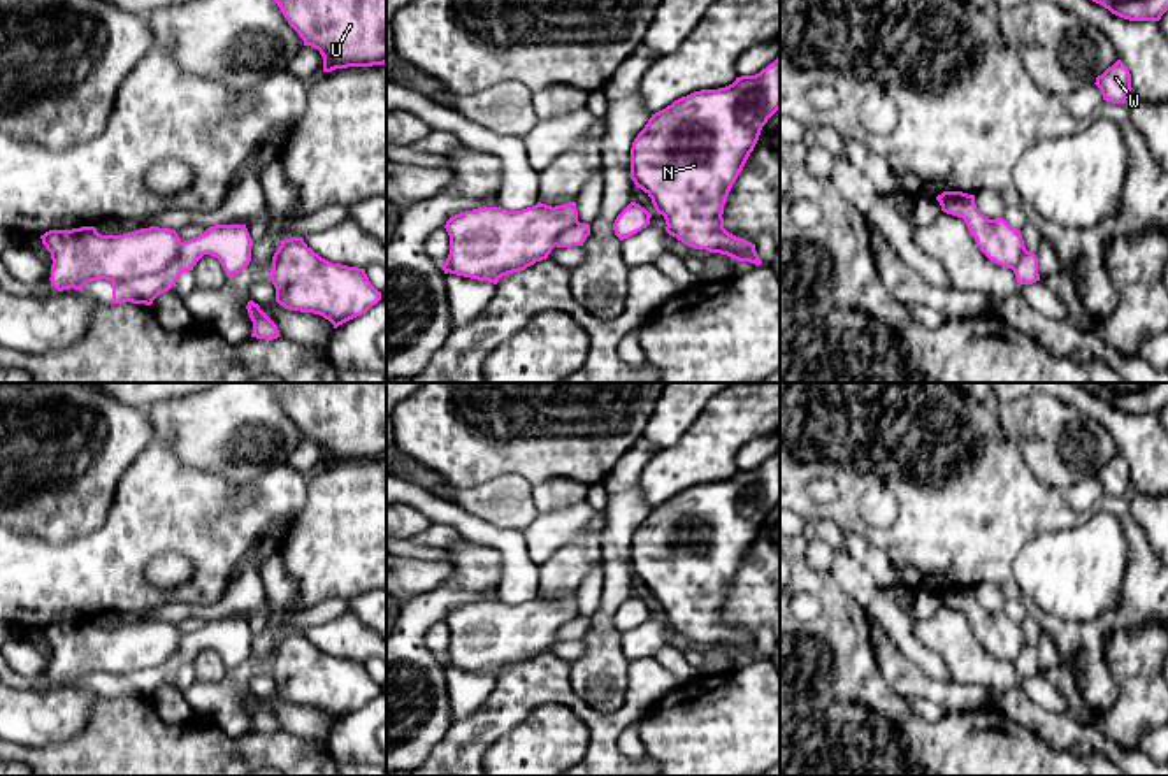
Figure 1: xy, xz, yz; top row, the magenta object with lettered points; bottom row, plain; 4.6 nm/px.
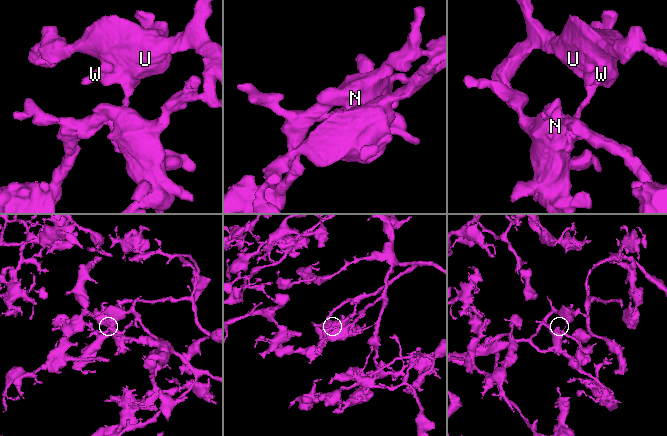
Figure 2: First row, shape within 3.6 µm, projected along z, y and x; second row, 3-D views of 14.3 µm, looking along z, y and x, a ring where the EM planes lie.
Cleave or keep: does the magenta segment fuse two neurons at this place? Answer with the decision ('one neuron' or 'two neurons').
one neuron

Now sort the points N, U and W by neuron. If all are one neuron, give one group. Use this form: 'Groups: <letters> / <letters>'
Groups: N U W

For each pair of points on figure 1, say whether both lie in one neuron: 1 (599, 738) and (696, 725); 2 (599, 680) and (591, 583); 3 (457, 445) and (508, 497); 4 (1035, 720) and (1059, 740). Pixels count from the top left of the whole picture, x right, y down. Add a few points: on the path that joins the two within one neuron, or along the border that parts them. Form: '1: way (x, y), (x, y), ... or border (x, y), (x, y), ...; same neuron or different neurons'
1: border (671, 690), (661, 696), (640, 717); different neurons
2: border (605, 571), (599, 606), (589, 617); different neurons
3: border (533, 485), (503, 473), (473, 487), (454, 487); different neurons
4: way (1040, 720), (1054, 734); same neuron

